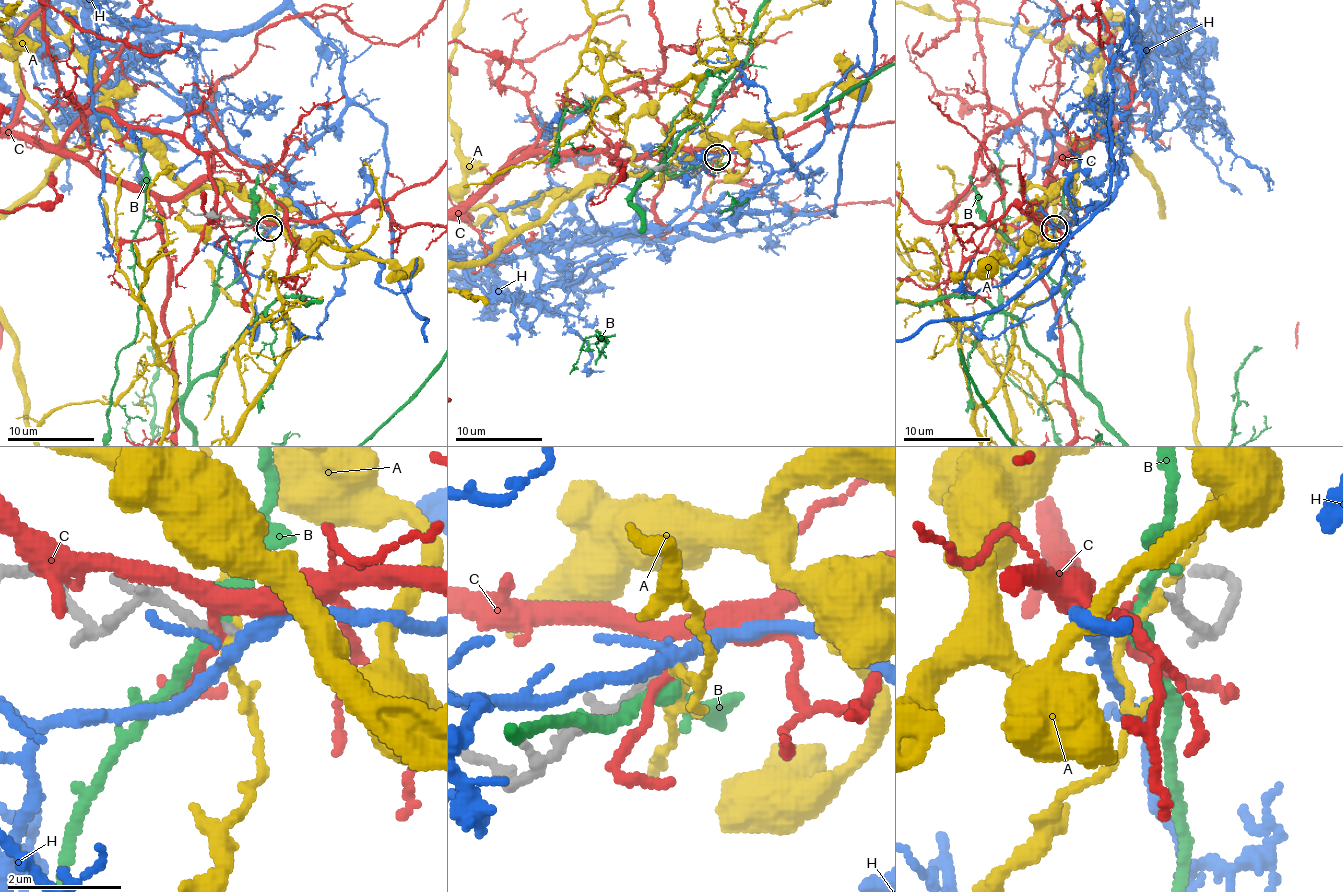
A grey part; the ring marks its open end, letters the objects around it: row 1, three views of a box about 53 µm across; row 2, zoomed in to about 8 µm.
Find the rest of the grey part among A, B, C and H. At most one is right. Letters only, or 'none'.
H

